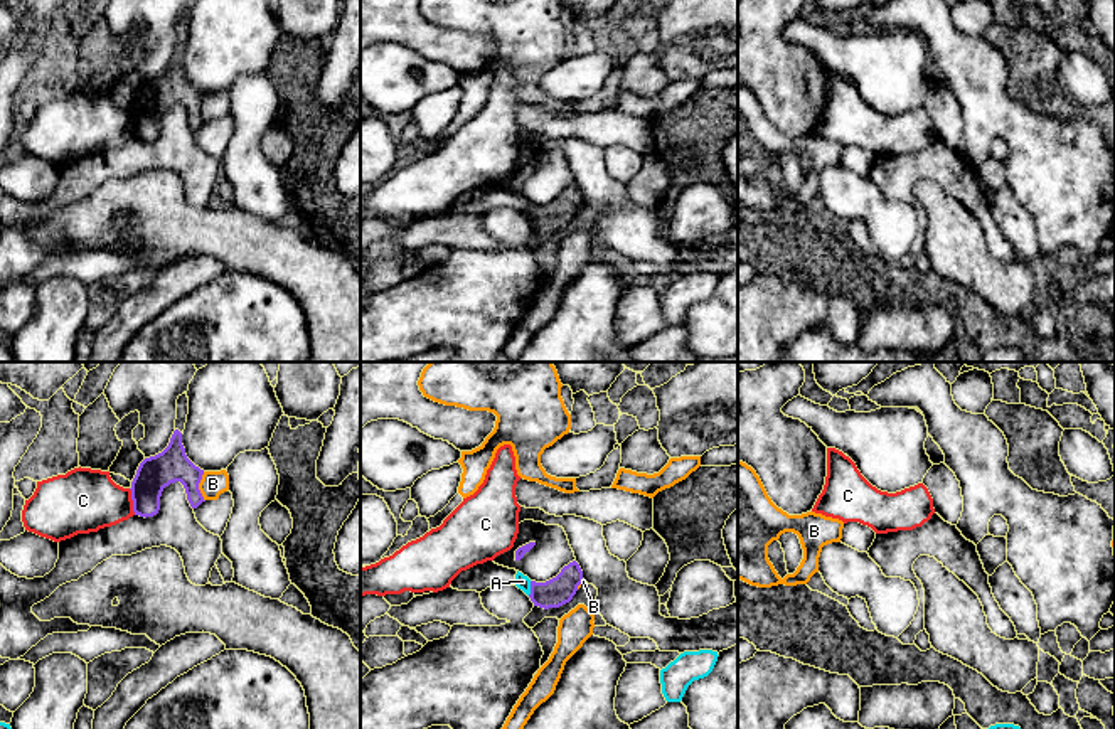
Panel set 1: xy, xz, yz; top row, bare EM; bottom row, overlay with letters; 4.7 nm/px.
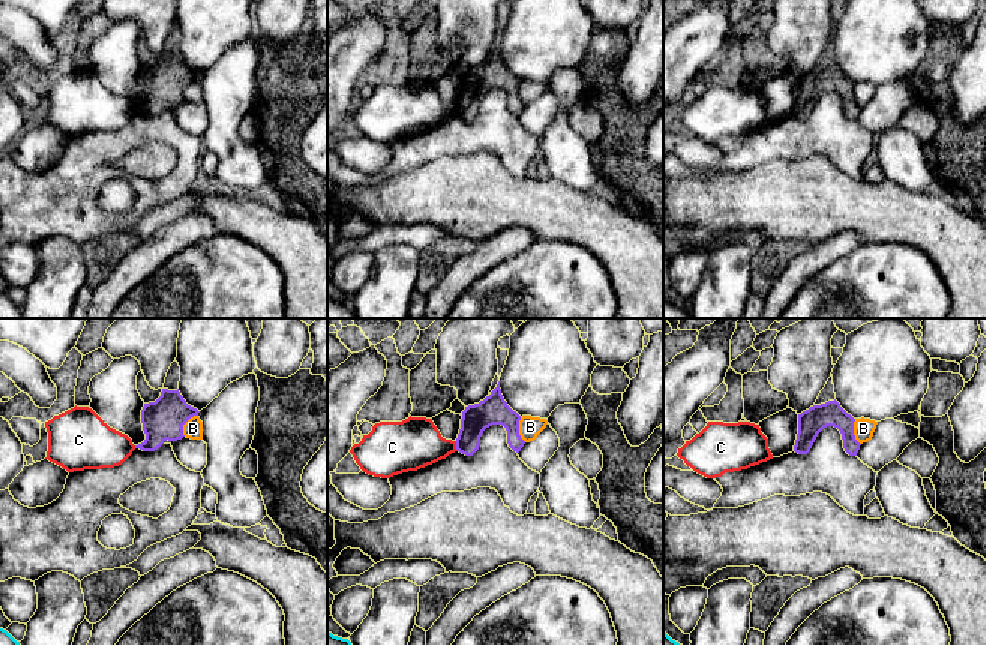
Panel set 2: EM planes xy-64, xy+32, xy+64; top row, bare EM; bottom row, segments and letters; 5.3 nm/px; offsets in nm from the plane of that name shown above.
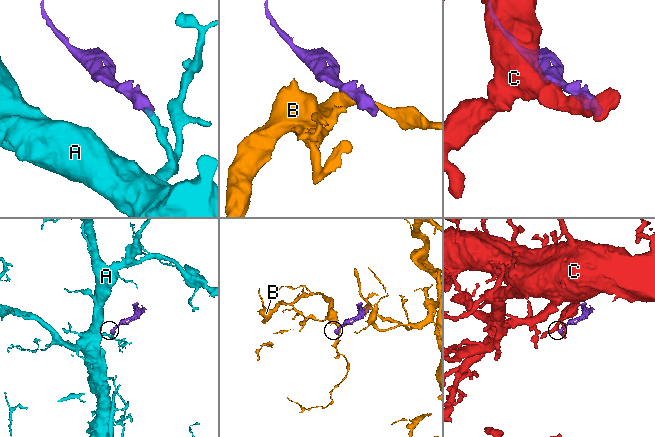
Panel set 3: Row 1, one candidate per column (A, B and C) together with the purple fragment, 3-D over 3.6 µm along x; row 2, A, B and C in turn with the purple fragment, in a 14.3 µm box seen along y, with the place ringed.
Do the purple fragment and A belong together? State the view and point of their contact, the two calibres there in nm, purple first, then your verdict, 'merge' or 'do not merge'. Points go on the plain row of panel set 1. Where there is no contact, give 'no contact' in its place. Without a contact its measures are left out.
xz (531, 211) | 140/70 nm | do not merge

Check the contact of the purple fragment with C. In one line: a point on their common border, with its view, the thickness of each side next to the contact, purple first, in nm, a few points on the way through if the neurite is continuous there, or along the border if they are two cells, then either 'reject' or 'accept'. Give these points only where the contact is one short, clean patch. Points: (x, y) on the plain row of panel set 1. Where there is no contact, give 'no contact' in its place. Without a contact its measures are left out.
xy (133, 125) | 160/320 nm | along xy (128, 111), (135, 137) | reject

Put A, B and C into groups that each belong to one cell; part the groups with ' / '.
A / B / C

